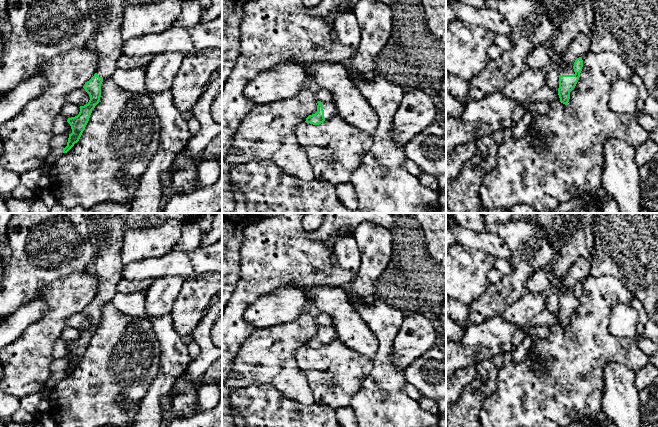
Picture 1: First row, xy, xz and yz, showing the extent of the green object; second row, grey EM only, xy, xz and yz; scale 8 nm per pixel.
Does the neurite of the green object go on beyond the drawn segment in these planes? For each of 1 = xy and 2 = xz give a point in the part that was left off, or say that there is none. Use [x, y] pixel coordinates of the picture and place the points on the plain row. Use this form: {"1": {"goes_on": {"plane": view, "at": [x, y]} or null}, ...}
{"1": {"goes_on": {"plane": "xy", "at": [107, 231]}}, "2": {"goes_on": {"plane": "xz", "at": [330, 332]}}}

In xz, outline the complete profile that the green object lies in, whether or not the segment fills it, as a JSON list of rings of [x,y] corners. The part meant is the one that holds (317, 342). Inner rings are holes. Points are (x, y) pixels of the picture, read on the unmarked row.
[[[334,324],[330,326],[318,325],[317,336],[308,340],[305,346],[313,349],[319,349],[323,347],[325,344],[330,343],[336,337],[337,329]]]

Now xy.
[[[87,213],[88,229],[96,248],[96,257],[92,266],[98,281],[98,291],[94,300],[83,312],[90,324],[80,330],[77,340],[68,342],[72,357],[69,358],[67,377],[77,367],[85,354],[92,334],[99,327],[102,306],[112,301],[117,291],[117,283],[122,278],[124,263],[121,259],[123,240],[126,230],[123,220],[117,213]]]

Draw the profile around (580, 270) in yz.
[[[592,250],[588,256],[578,257],[570,267],[568,274],[564,278],[562,285],[568,290],[573,291],[577,282],[583,281],[590,276],[592,265]]]

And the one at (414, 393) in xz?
[[[406,383],[405,389],[407,391],[407,394],[412,398],[417,401],[419,401],[424,395],[413,385],[410,383]]]

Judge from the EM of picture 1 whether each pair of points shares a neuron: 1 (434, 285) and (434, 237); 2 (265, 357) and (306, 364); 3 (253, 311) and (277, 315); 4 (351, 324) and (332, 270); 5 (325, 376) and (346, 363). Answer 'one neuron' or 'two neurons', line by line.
1: two neurons
2: two neurons
3: one neuron
4: two neurons
5: one neuron

